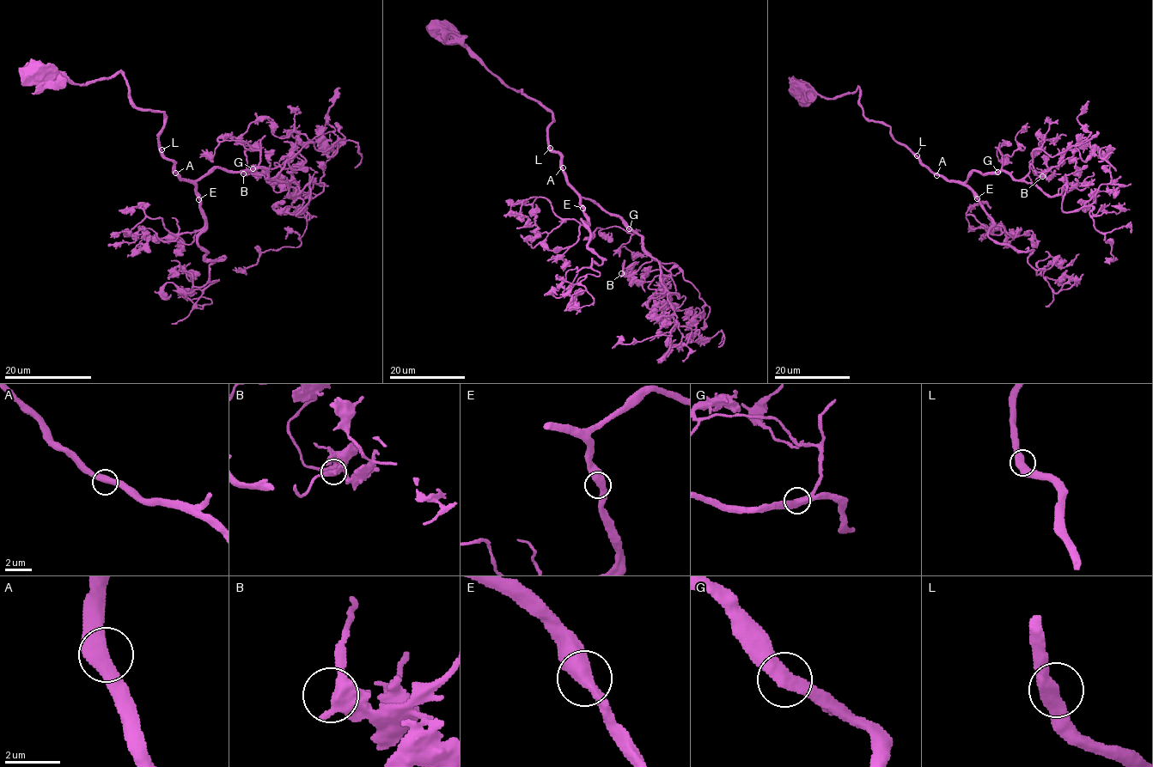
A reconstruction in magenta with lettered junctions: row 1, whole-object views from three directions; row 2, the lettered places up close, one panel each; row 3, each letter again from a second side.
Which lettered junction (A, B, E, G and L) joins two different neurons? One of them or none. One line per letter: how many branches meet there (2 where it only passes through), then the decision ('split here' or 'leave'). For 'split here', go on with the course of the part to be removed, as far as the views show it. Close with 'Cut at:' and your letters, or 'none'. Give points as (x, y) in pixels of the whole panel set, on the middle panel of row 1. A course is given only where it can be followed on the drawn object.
A: 2 | leave
B: 2 | leave
E: 2 | leave
G: 2 | leave
L: 2 | leave
Cut at: none

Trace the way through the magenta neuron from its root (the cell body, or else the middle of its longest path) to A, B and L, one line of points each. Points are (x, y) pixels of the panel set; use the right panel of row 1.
A: (800, 89), (802, 94), (836, 98), (859, 88), (863, 114), (887, 124), (890, 135), (936, 175)
B: (800, 89), (836, 98), (859, 88), (863, 114), (948, 179), (974, 170), (1042, 176)
L: (800, 89), (802, 94), (836, 98), (859, 88), (863, 114), (887, 124), (890, 135), (917, 155)

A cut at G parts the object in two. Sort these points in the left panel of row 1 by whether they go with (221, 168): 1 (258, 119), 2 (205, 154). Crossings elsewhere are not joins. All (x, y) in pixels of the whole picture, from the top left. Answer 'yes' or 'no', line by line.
1: no
2: no

